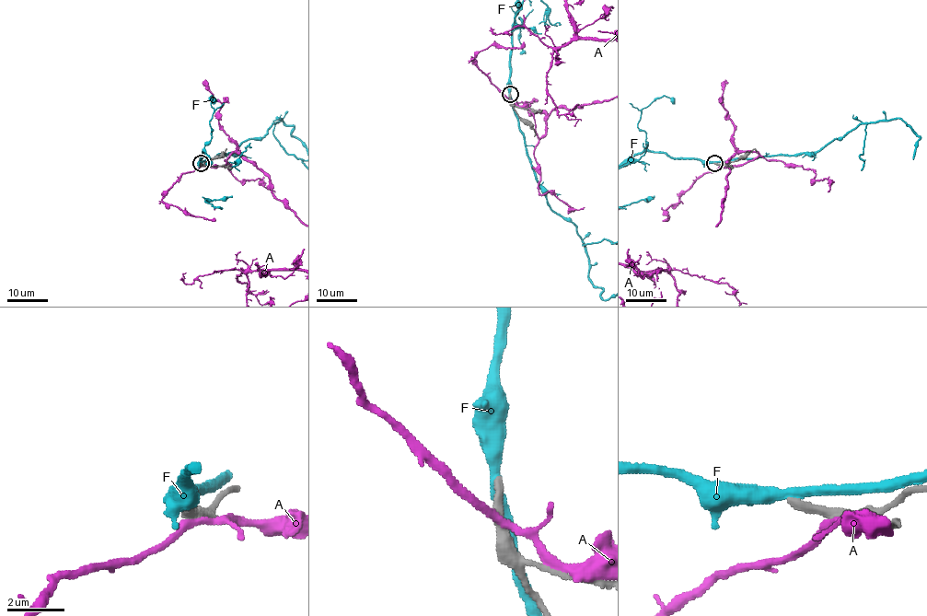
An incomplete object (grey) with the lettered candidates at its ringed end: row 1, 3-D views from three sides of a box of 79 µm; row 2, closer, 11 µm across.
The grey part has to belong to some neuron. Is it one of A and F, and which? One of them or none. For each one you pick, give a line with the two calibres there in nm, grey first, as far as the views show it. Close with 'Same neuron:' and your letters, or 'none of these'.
Same neuron: none of these

